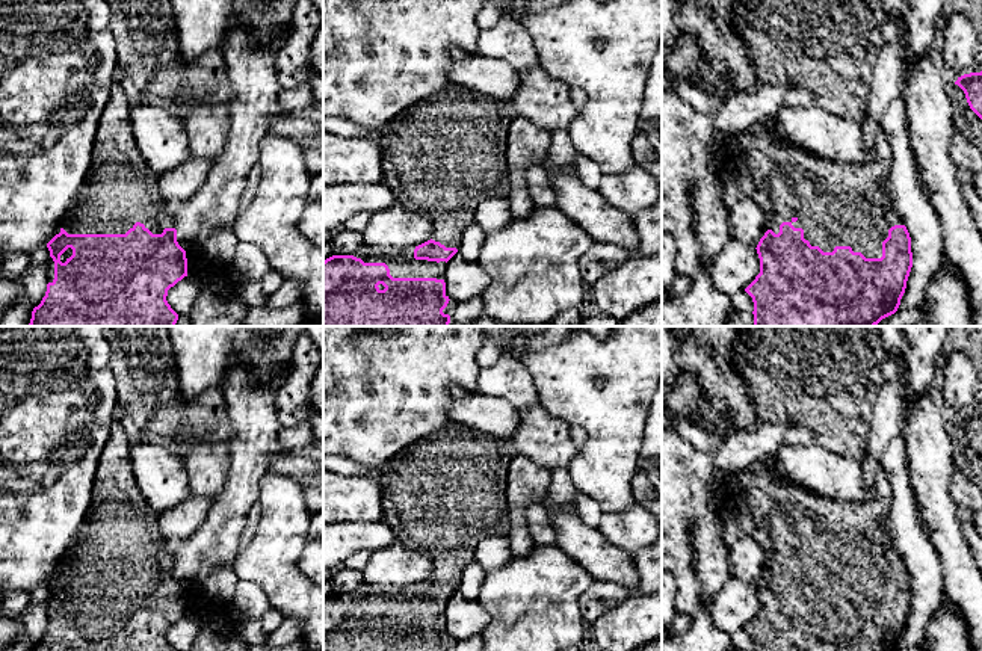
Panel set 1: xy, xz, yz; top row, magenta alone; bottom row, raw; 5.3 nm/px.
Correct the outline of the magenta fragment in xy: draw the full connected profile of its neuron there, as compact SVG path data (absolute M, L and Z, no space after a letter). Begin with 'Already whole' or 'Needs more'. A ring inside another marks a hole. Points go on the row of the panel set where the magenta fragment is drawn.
Needs more. M121 74L116 76L109 101L100 116L97 137L94 140L91 171L82 187L79 196L74 199L73 210L62 218L60 233L56 234L48 243L50 263L47 267L47 292L41 304L33 308L29 326L175 326L178 314L171 308L166 301L168 290L178 281L187 276L186 251L177 242L177 230L174 228L175 207L166 205L154 187L154 174L148 169L147 163L141 159L133 136L133 125L130 121L130 103L119 83Z

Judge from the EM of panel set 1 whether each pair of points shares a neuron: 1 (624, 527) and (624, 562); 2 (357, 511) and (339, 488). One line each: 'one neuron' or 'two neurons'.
1: two neurons
2: one neuron

